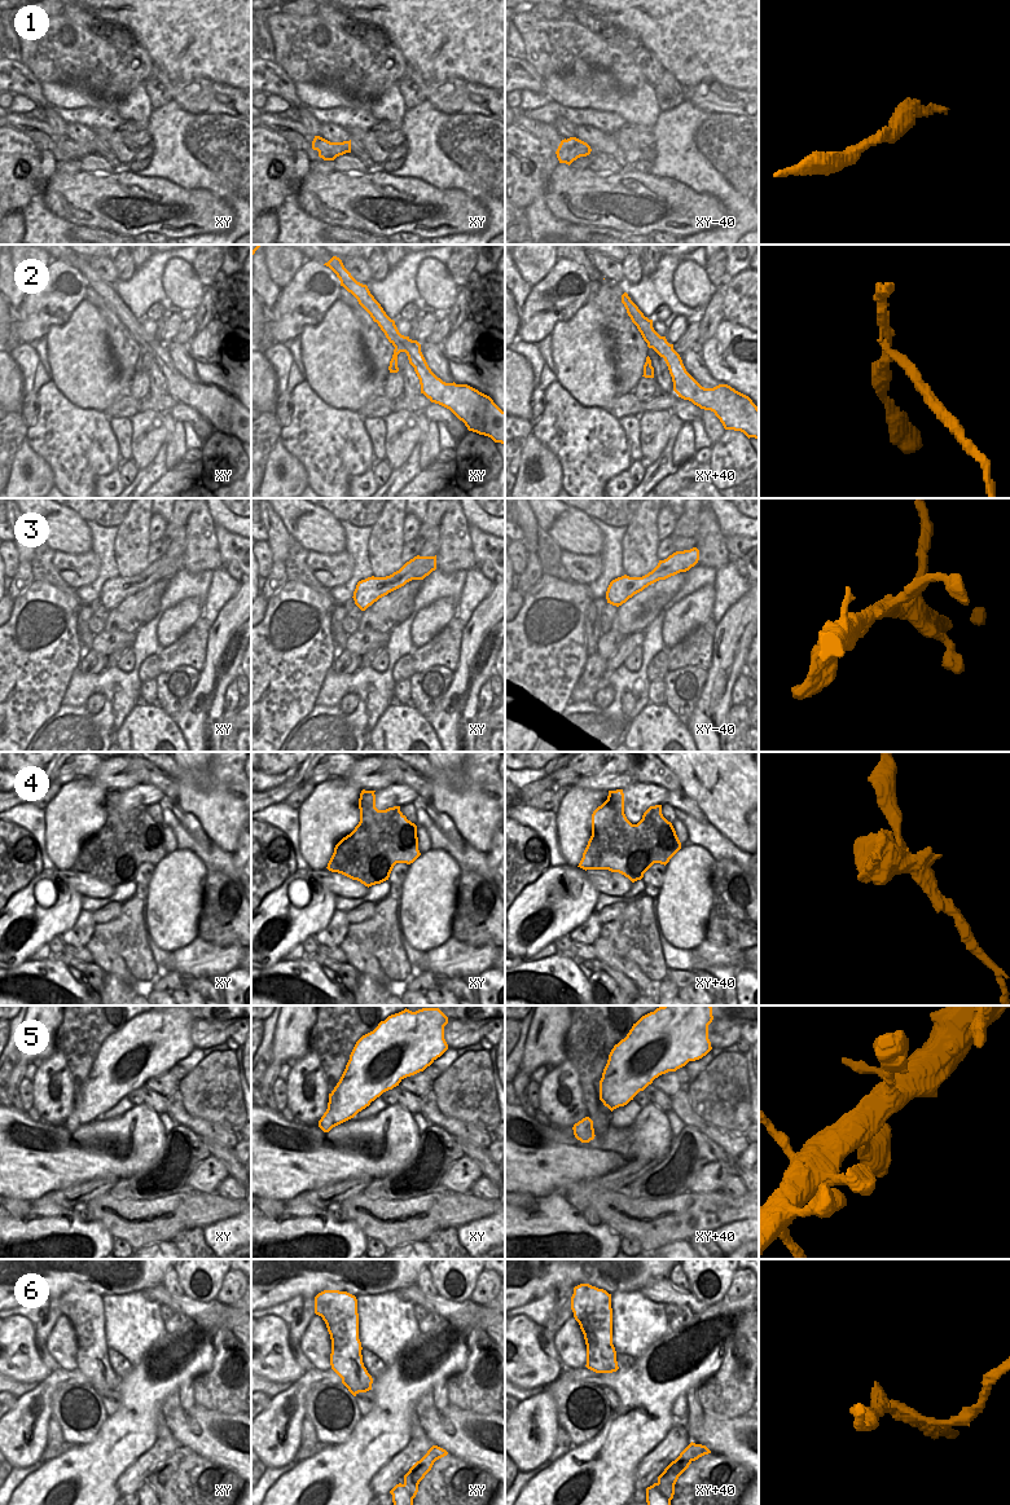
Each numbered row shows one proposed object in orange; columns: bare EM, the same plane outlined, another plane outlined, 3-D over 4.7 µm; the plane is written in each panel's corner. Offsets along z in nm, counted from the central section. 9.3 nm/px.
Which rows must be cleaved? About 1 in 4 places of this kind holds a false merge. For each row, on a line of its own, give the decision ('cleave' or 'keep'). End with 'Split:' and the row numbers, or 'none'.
1: keep
2: cleave
3: keep
4: cleave
5: keep
6: cleave
Split: 2, 4, 6

